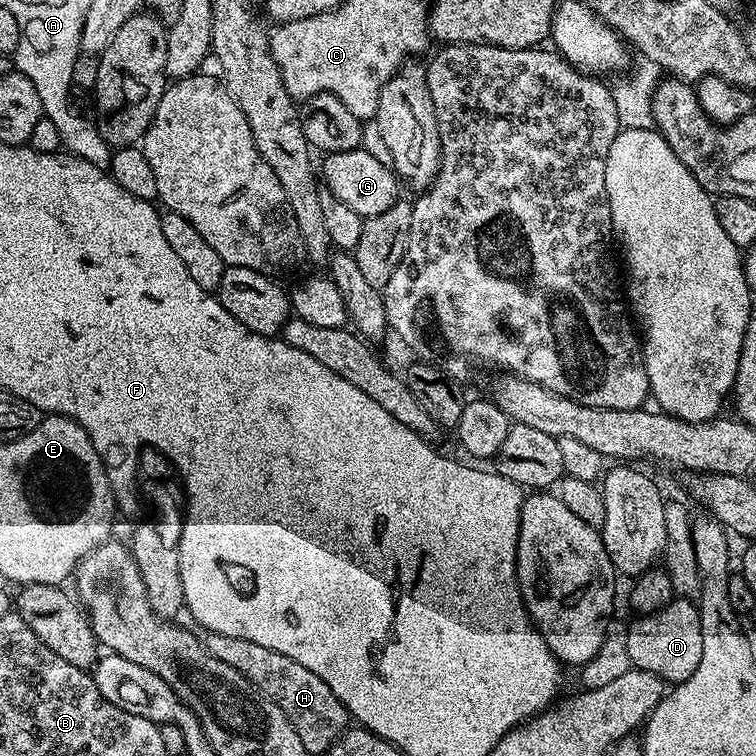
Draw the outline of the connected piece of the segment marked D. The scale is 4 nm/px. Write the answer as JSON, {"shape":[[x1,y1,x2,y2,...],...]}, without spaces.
{"shape":[[673,599,662,610,649,616,637,615,635,619,623,637,631,667,656,674,672,686,688,680,690,674,698,670,698,662,702,659,702,622,699,607,691,599]]}

